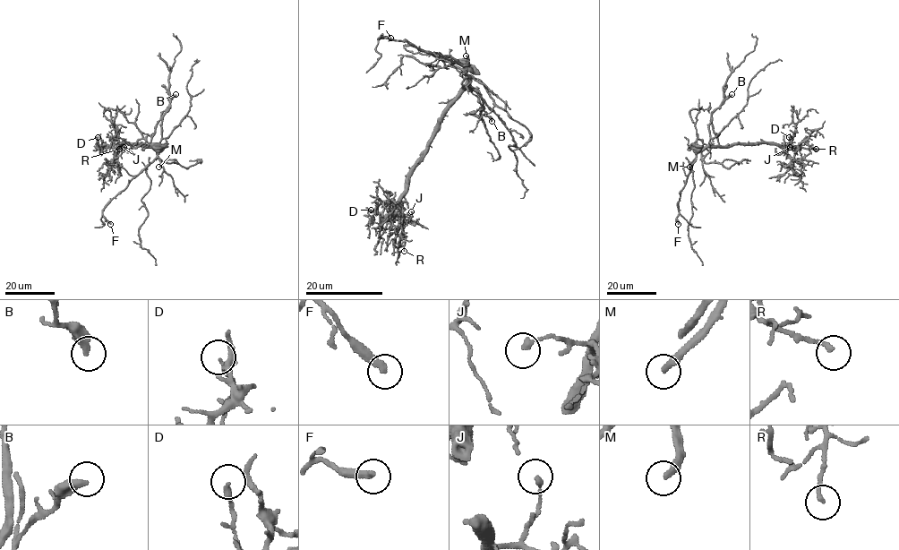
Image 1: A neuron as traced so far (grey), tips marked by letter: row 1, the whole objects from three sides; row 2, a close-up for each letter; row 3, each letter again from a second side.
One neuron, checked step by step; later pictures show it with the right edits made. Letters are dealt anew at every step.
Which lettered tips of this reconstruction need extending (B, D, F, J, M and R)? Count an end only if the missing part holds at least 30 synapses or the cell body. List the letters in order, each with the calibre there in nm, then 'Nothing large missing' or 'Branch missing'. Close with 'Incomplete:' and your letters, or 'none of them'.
B: Thickness 360 nm. Nothing large missing
D: Thickness 170 nm. Nothing large missing
F: Thickness 320 nm. Nothing large missing
J: Thickness 220 nm. Nothing large missing
M: Thickness 280 nm. Branch missing
R: Thickness 180 nm. Nothing large missing
Incomplete: M

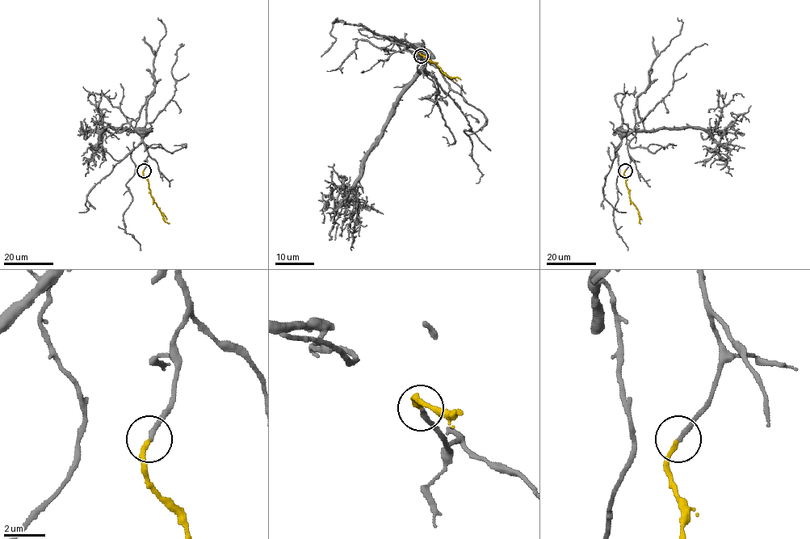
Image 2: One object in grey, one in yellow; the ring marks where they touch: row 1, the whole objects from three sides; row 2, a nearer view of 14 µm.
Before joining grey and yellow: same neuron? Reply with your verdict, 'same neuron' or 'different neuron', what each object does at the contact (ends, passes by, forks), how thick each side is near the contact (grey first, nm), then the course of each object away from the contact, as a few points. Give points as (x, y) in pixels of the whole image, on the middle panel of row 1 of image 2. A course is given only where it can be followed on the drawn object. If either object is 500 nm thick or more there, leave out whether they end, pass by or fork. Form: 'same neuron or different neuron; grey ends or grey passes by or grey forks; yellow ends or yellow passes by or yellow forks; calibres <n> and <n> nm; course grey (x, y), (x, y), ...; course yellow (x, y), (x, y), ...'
same neuron; grey ends; yellow ends; calibres 240 and 220 nm; course grey (421, 56), (428, 61), (418, 57), (416, 77), (367, 157), (348, 197), (355, 204), (335, 221), (335, 240); course yellow (421, 56), (420, 54), (428, 56), (445, 75), (460, 79)

